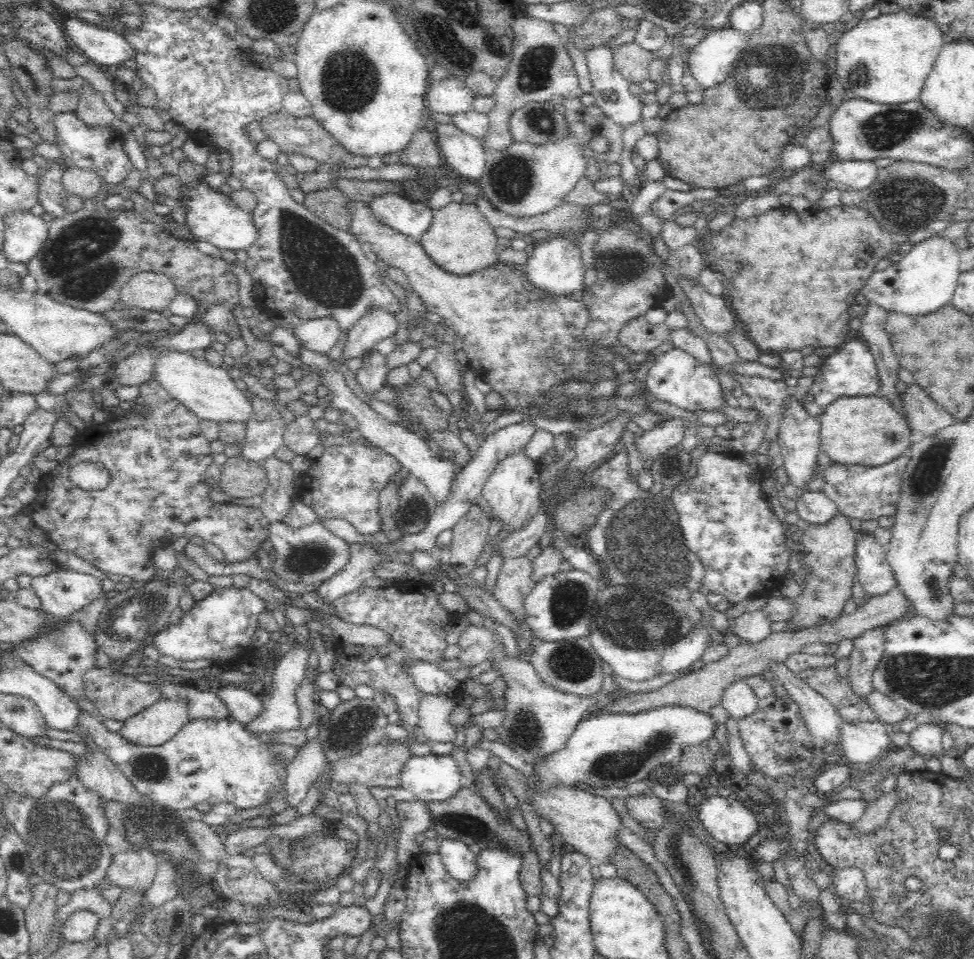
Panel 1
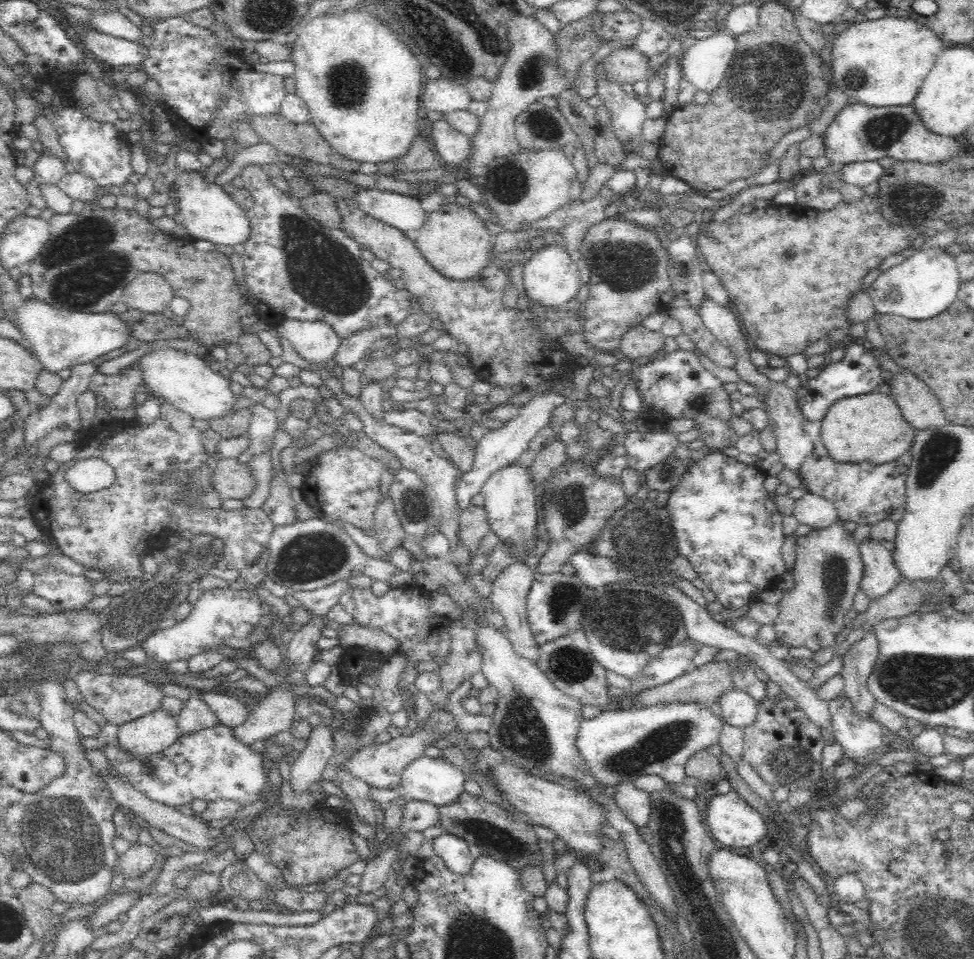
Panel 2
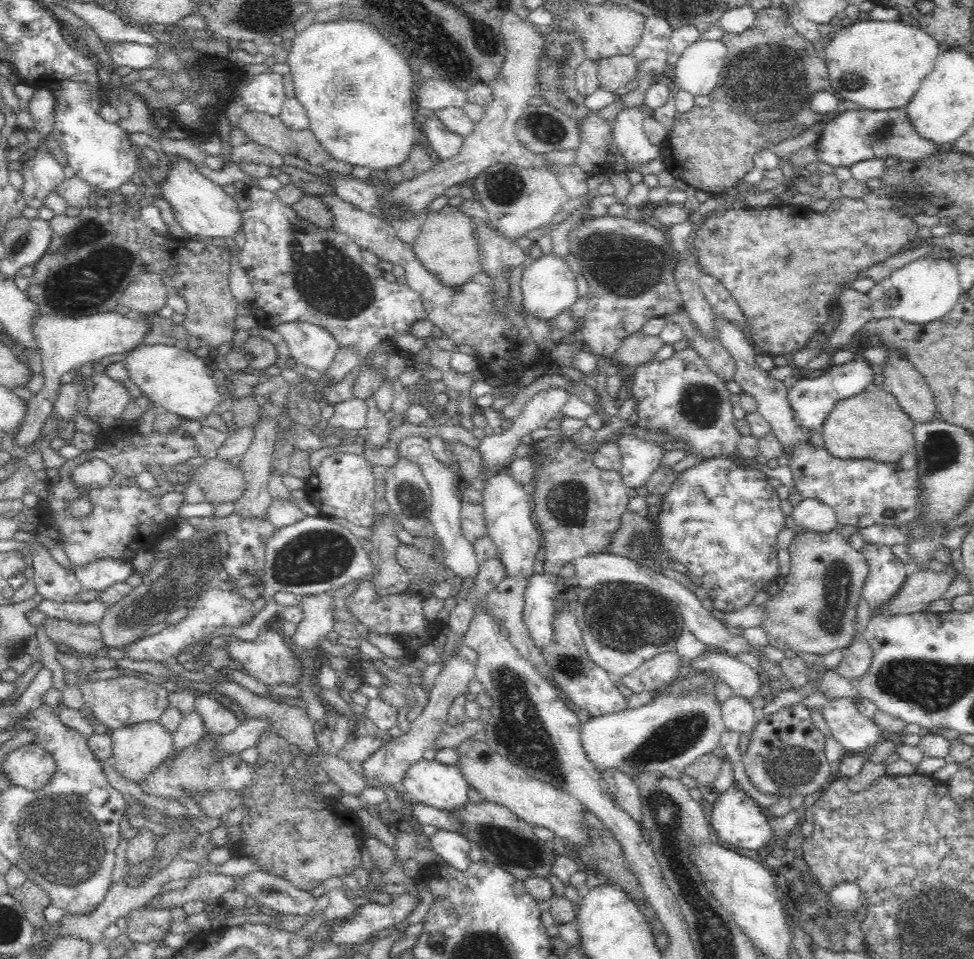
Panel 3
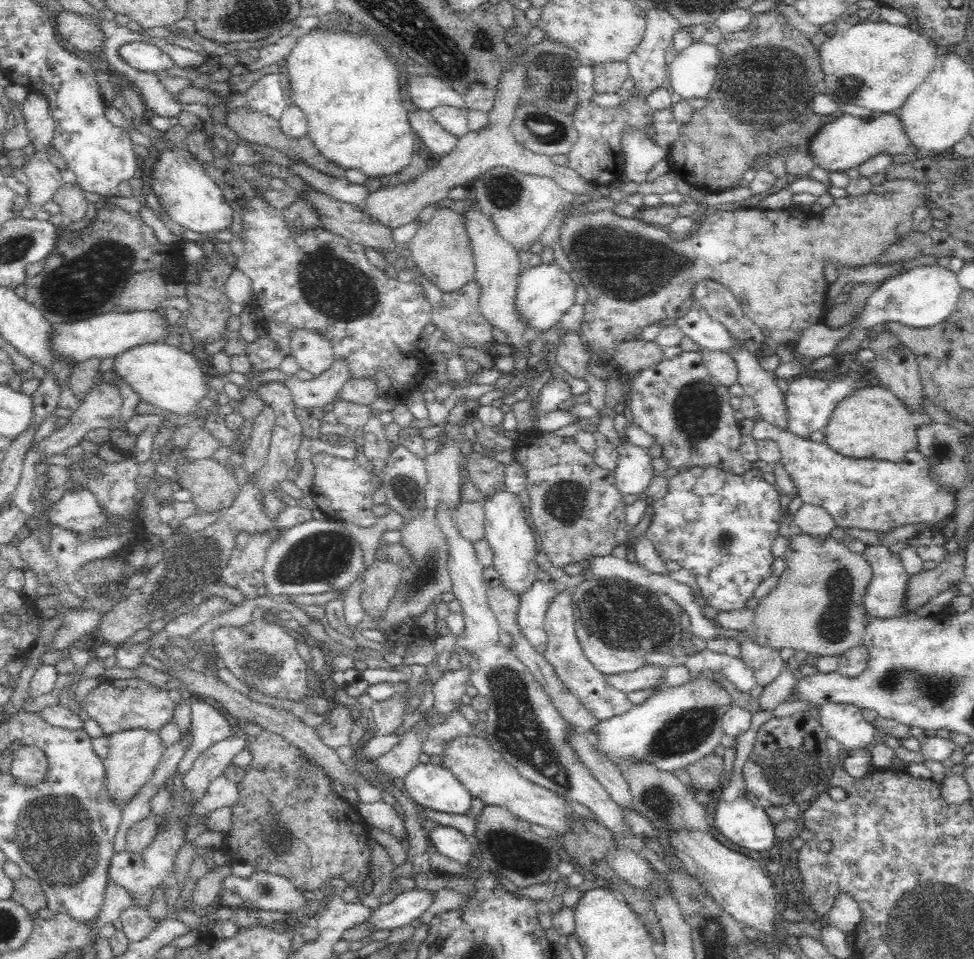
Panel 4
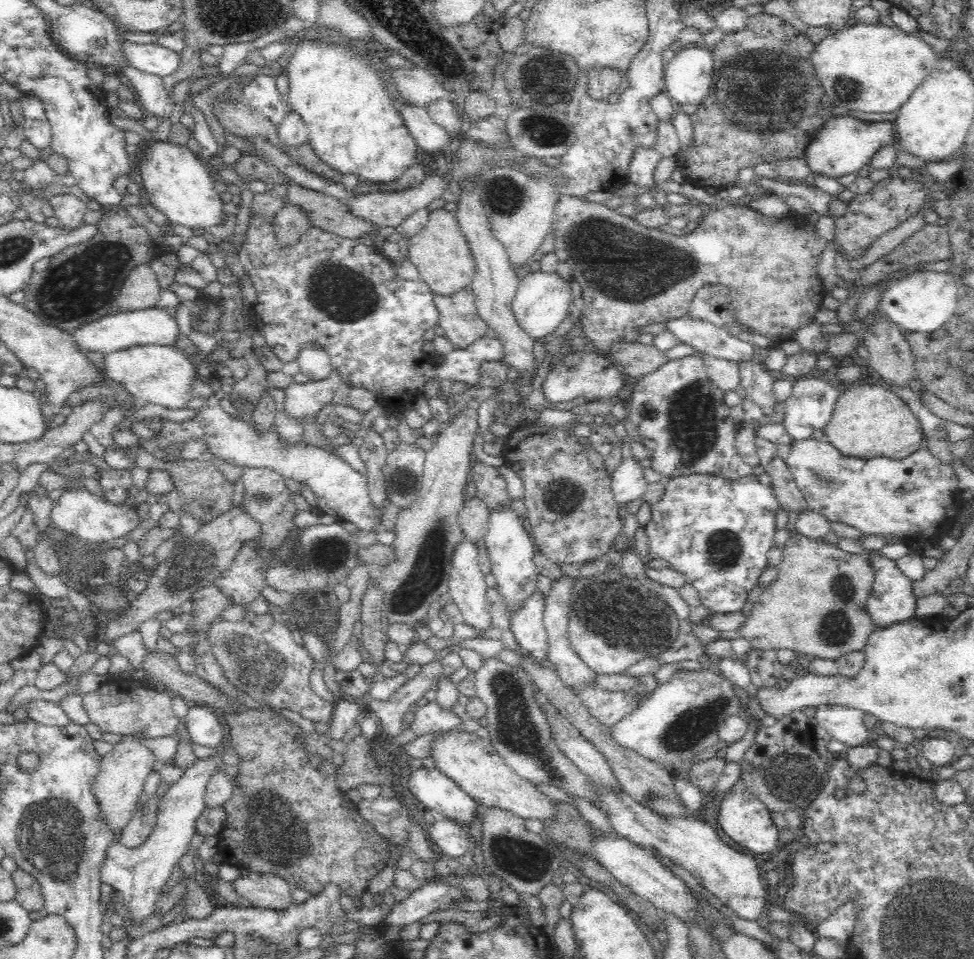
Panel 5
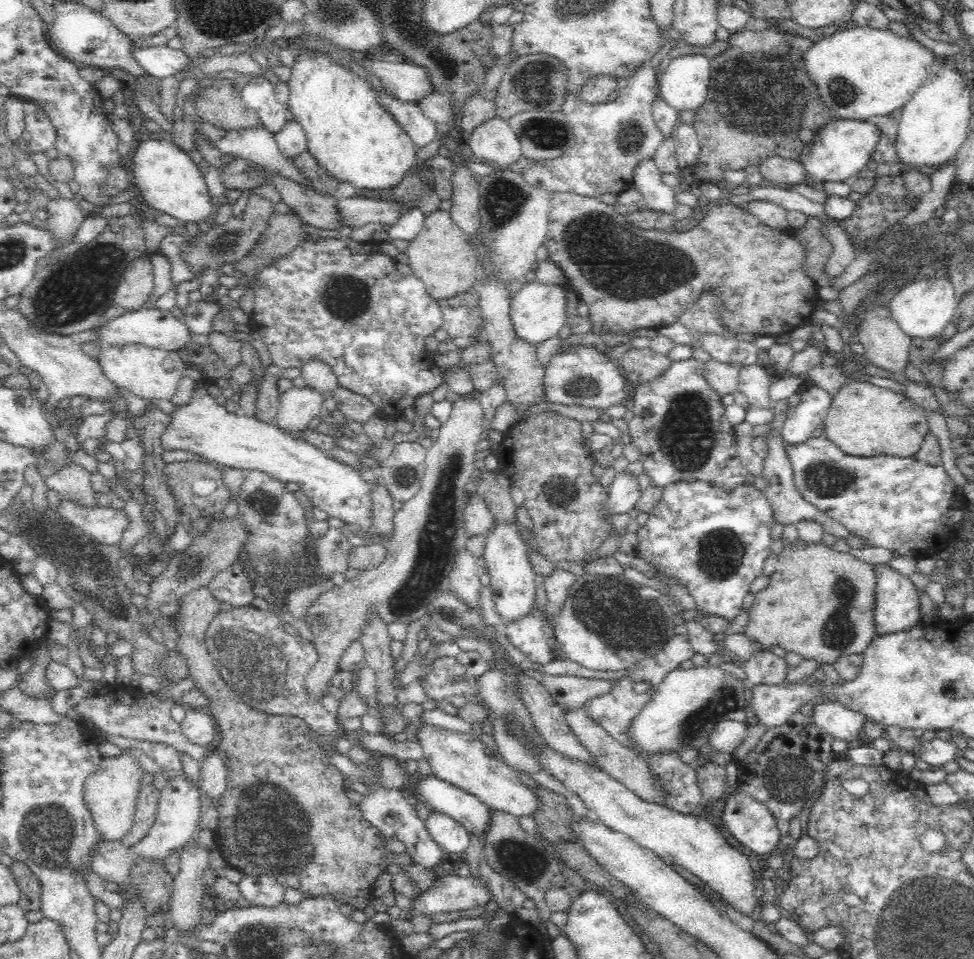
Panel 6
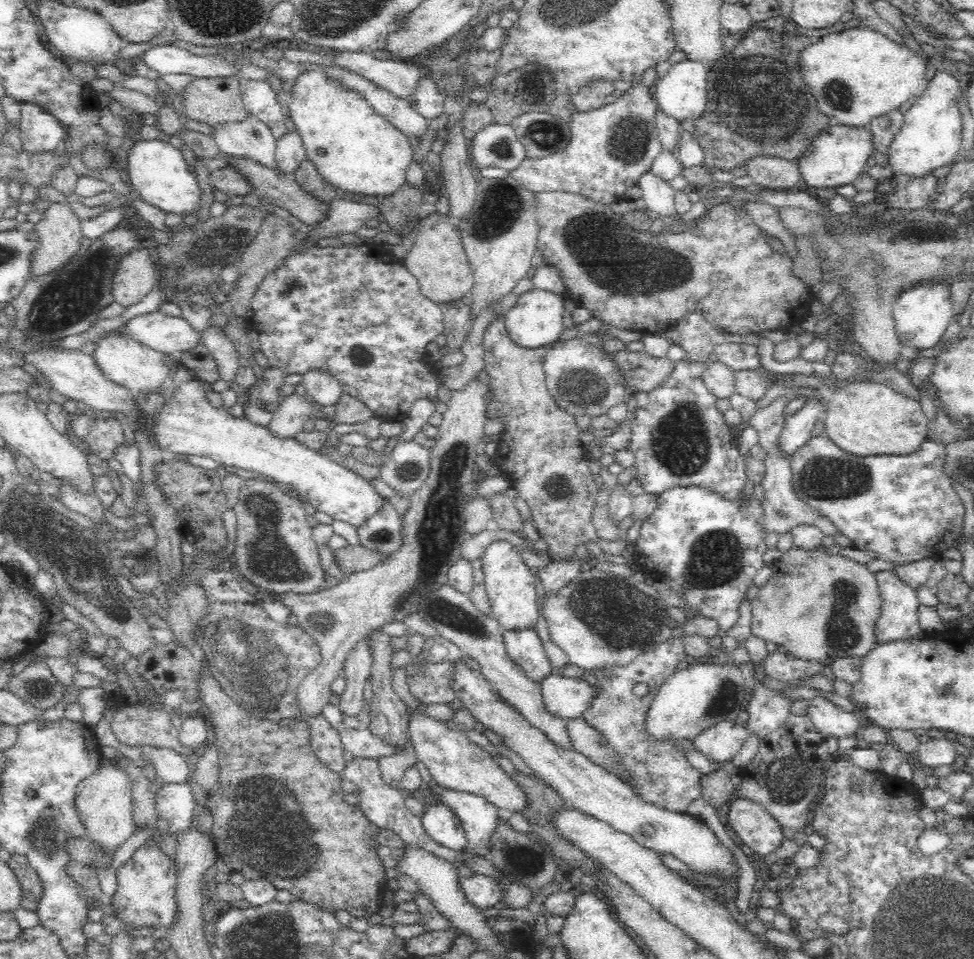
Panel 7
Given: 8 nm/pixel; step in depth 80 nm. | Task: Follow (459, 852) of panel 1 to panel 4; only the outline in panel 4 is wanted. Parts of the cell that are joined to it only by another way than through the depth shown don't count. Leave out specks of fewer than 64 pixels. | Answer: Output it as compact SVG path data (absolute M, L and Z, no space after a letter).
M436 826L428 834L428 840L436 846L437 851L450 860L455 860L461 865L468 866L472 856L472 845L462 834L450 826Z

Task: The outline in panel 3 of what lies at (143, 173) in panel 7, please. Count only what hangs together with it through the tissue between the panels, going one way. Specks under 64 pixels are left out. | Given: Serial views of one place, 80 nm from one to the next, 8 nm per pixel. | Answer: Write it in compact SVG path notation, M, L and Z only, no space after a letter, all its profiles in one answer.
M186 158L174 164L174 168L168 172L168 182L162 186L162 194L170 202L176 222L188 232L190 238L208 236L226 239L242 233L243 212L238 209L237 203L224 192L222 186L200 174L193 162Z

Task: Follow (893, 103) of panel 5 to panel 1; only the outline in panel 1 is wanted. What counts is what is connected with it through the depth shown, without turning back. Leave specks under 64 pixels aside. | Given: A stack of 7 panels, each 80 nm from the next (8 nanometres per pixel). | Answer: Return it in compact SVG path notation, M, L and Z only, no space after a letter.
M903 11L880 14L876 18L862 18L851 30L839 38L836 46L836 75L843 88L850 88L854 96L882 104L898 104L918 99L929 72L945 43L939 26L928 16Z

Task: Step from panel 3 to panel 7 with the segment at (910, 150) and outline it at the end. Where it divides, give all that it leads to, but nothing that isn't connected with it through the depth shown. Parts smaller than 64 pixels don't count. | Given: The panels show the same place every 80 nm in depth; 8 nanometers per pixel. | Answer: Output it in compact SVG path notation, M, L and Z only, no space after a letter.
M830 124L816 136L809 148L797 159L802 185L816 188L835 188L850 185L867 168L867 160L875 152L874 137L869 127L846 127Z

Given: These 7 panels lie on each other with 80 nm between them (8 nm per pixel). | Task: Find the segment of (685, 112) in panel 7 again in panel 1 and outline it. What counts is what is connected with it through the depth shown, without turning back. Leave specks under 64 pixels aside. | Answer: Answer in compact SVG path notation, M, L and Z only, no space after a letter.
M726 25L722 29L712 29L693 46L686 64L701 88L710 88L726 80L741 55L746 39L746 32Z

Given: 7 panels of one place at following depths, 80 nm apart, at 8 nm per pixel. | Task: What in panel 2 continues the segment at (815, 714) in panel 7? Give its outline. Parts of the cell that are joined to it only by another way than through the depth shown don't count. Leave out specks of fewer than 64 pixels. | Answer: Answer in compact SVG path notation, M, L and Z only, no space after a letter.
M844 696L838 699L832 699L828 703L831 714L831 726L834 728L834 736L837 744L842 746L845 759L855 759L860 764L873 761L885 749L884 737L885 727L873 718L866 719L864 716L858 716L853 712L851 700Z

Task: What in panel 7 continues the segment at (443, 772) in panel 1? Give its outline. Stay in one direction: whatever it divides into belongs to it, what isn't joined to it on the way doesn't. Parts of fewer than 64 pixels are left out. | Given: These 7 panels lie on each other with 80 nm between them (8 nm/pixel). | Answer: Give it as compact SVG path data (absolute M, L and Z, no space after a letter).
M441 784L430 789L431 797L444 803L460 819L464 827L467 848L473 855L489 852L490 836L498 826L498 809L484 797L446 788Z

